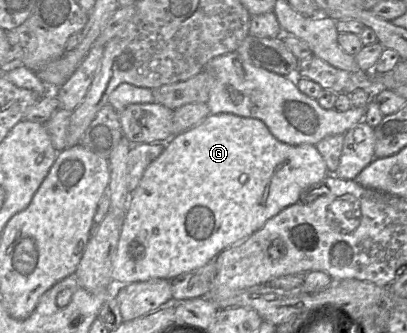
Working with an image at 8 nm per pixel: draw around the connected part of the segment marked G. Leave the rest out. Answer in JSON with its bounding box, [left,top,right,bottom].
[111,113,329,285]

